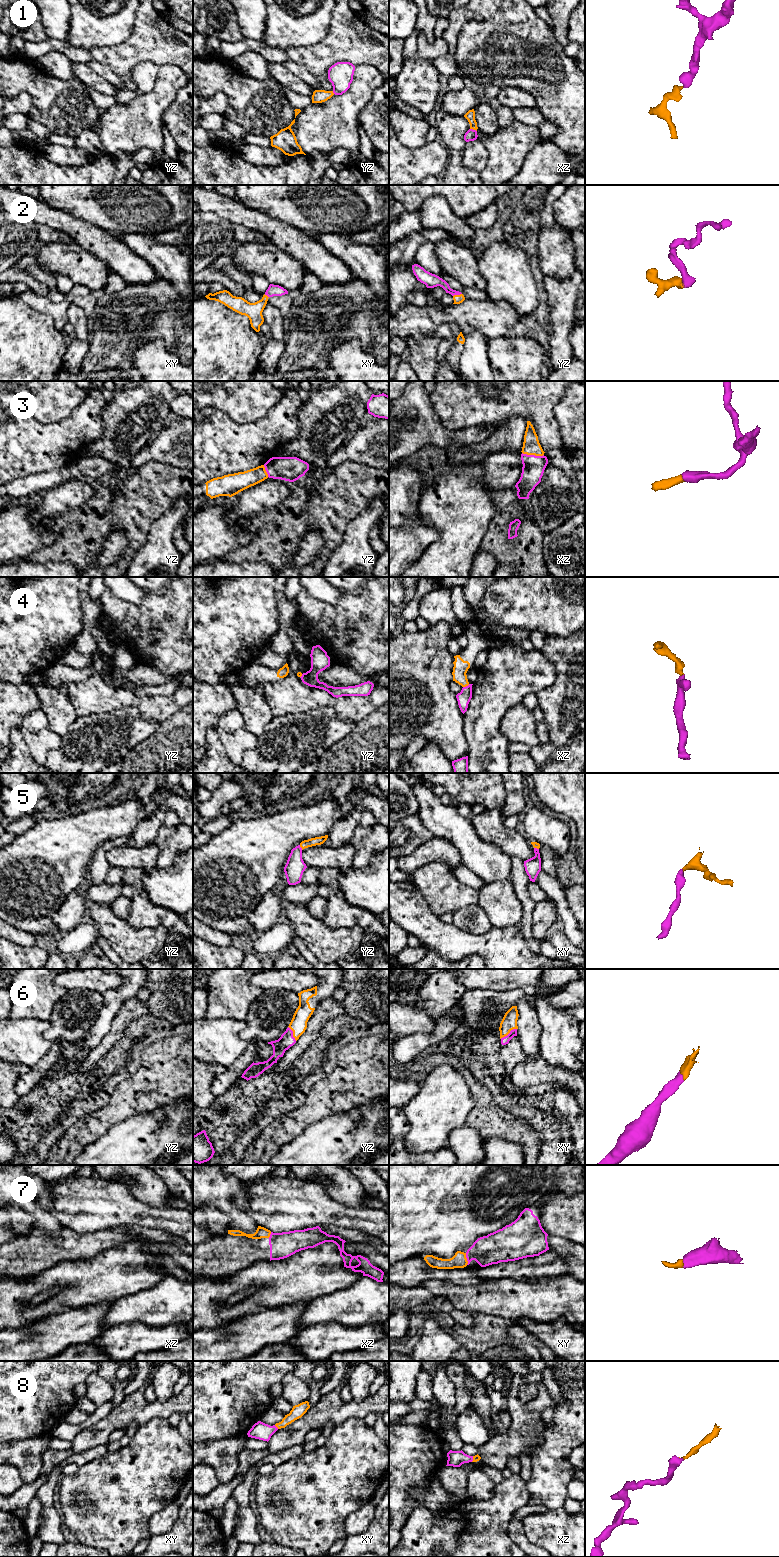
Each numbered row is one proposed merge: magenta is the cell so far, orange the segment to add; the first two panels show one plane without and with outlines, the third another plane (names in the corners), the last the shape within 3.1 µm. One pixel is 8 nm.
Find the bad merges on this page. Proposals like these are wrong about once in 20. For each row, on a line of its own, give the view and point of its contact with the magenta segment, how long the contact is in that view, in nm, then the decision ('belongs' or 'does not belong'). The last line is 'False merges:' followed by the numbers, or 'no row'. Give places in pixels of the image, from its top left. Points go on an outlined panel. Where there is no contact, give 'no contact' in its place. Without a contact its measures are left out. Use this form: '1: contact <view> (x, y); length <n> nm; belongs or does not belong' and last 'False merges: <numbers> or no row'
1: contact xz (472, 129); length 60 nm; belongs
2: contact yz (457, 294); length 80 nm; belongs
3: contact xz (533, 455); length 180 nm; belongs
4: contact xz (466, 686); length 60 nm; belongs
5: contact yz (300, 847); length 50 nm; belongs
6: contact xy (509, 1033); length 160 nm; belongs
7: contact xy (467, 1259); length 100 nm; belongs
8: contact xy (275, 1426); length 50 nm; belongs
False merges: no row

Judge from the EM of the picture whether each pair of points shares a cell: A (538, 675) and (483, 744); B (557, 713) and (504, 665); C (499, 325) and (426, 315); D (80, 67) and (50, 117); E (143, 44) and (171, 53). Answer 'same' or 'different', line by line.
A: same
B: different
C: same
D: different
E: same

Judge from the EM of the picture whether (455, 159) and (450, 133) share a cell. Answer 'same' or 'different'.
same

